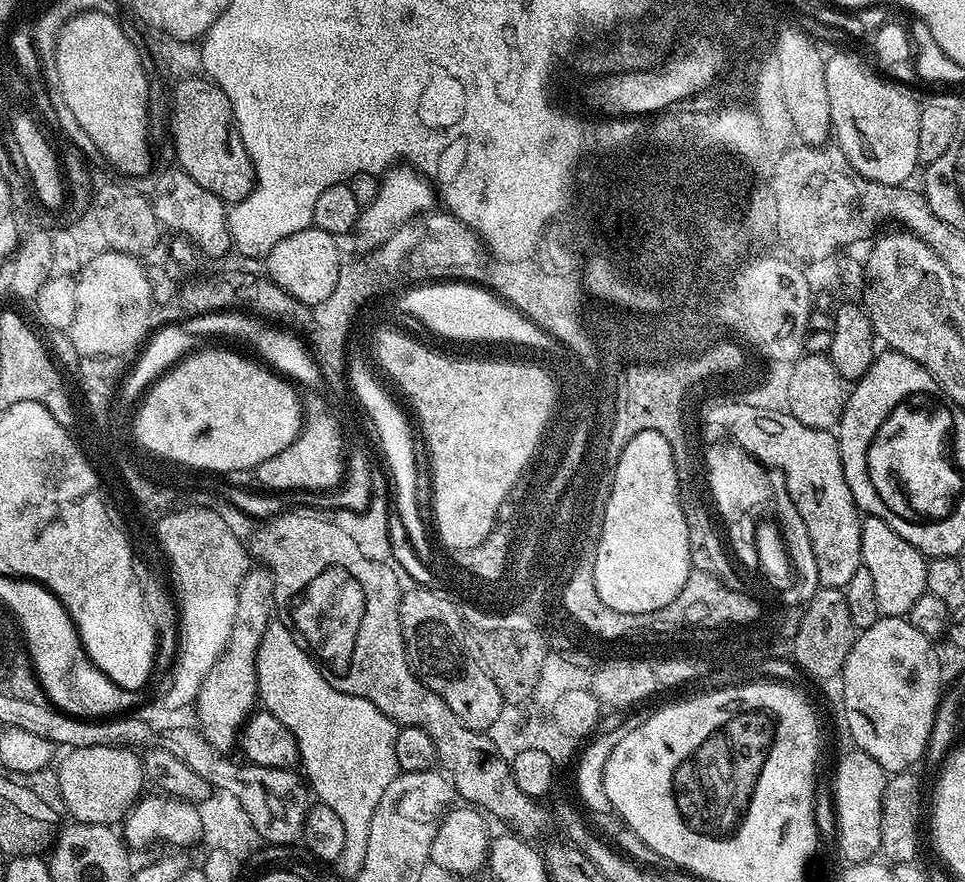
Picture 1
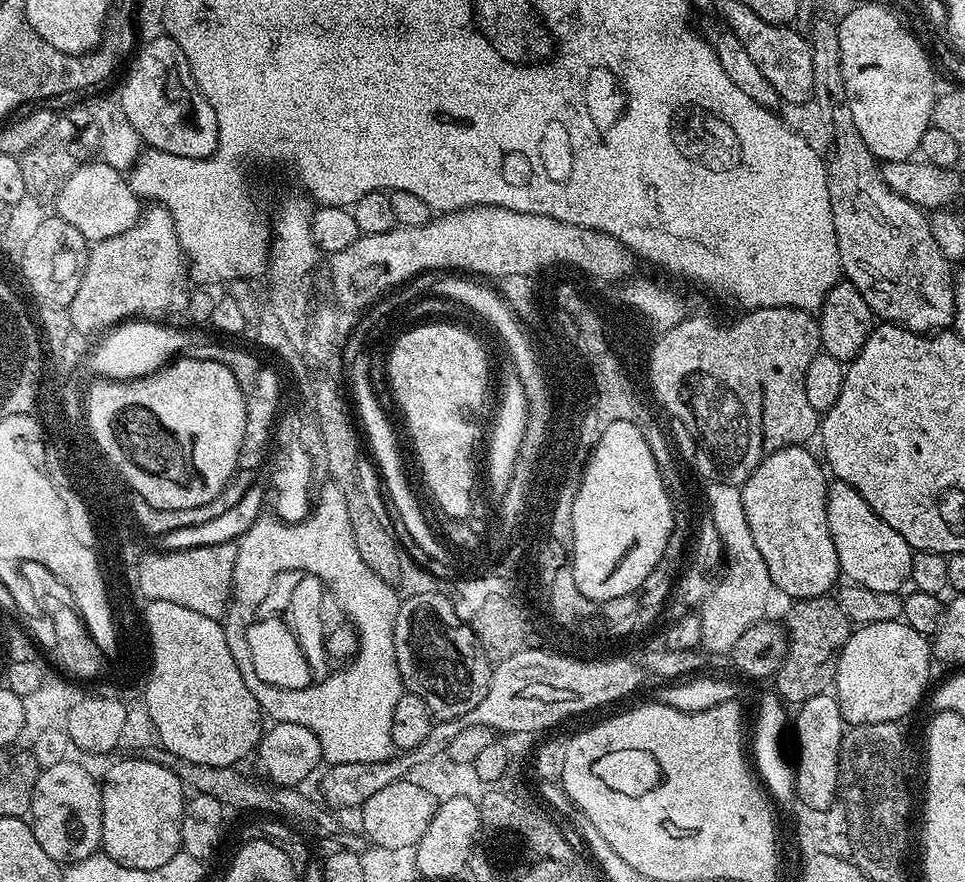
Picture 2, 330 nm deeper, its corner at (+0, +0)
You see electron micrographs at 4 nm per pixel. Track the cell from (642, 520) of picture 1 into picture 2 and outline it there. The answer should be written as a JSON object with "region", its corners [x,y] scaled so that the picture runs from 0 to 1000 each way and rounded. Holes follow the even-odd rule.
{"region":[[[638,477],[620,497],[605,529],[601,554],[594,569],[593,644],[599,669],[610,681],[645,678],[662,672],[665,660],[682,642],[691,624],[698,593],[698,573],[684,541],[678,515],[674,515],[662,484]]]}

